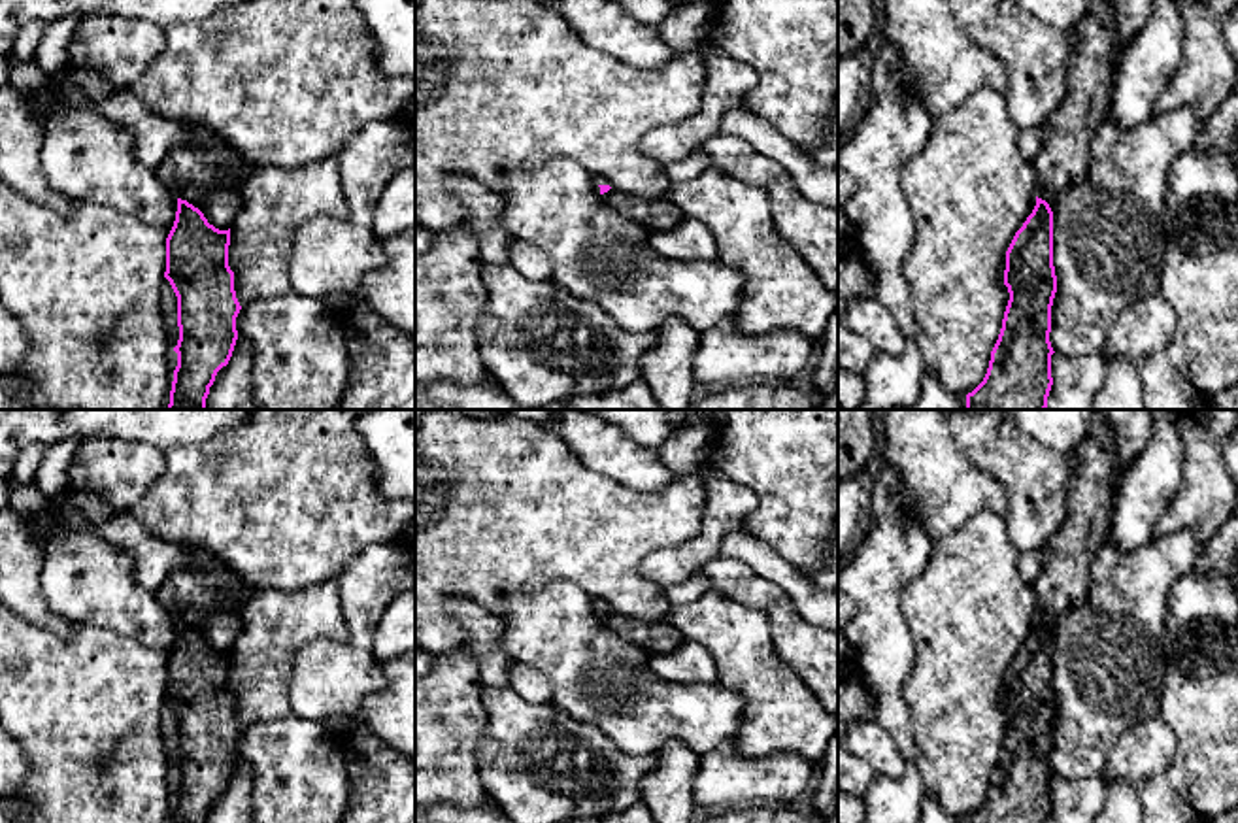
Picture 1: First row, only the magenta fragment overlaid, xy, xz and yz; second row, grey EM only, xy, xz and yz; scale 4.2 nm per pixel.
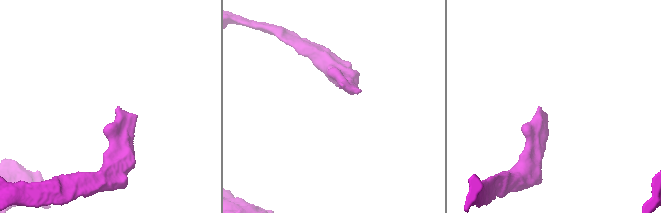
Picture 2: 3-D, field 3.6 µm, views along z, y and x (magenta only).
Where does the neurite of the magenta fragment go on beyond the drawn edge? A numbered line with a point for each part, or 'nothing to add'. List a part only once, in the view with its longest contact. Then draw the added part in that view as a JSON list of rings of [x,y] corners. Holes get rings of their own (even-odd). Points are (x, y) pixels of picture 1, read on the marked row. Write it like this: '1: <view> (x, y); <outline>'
1: xy (191, 167); [[[196,125],[183,126],[187,136],[155,168],[177,198],[198,208],[208,189],[236,187],[255,170],[213,132]]]

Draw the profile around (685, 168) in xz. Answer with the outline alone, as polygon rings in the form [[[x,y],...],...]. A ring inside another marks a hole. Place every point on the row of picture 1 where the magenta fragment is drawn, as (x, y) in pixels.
[[[698,149],[691,157],[664,164],[664,174],[670,181],[683,181],[698,176],[710,166],[708,155]]]

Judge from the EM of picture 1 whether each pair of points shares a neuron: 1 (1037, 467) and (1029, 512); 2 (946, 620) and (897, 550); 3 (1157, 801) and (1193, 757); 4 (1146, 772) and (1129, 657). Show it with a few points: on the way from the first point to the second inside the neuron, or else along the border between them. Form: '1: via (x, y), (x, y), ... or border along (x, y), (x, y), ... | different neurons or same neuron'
1: via (1037, 478), (1037, 501) | same neuron
2: border along (933, 544), (925, 571), (903, 595), (906, 623) | different neurons
3: border along (1174, 742), (1167, 780), (1187, 803) | different neurons
4: border along (1157, 714), (1137, 722), (1108, 755) | different neurons

